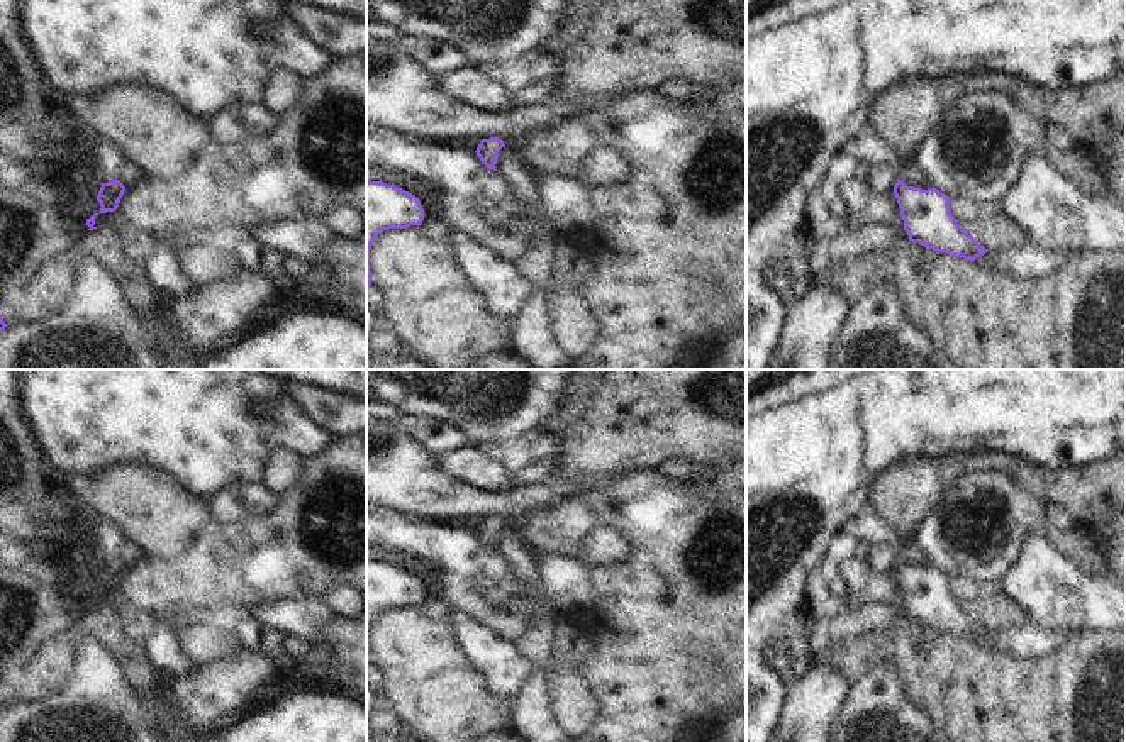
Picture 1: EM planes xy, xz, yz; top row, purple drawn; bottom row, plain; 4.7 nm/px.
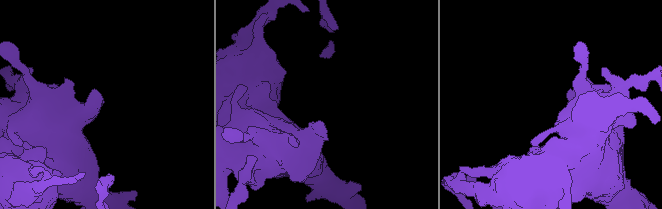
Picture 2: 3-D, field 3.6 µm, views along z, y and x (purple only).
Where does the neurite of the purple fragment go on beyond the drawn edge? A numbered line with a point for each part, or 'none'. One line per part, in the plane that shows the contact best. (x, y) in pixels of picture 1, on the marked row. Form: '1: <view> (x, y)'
none

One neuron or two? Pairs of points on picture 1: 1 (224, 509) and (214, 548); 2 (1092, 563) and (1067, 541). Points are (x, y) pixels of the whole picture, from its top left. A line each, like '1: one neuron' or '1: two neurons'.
1: two neurons
2: one neuron

